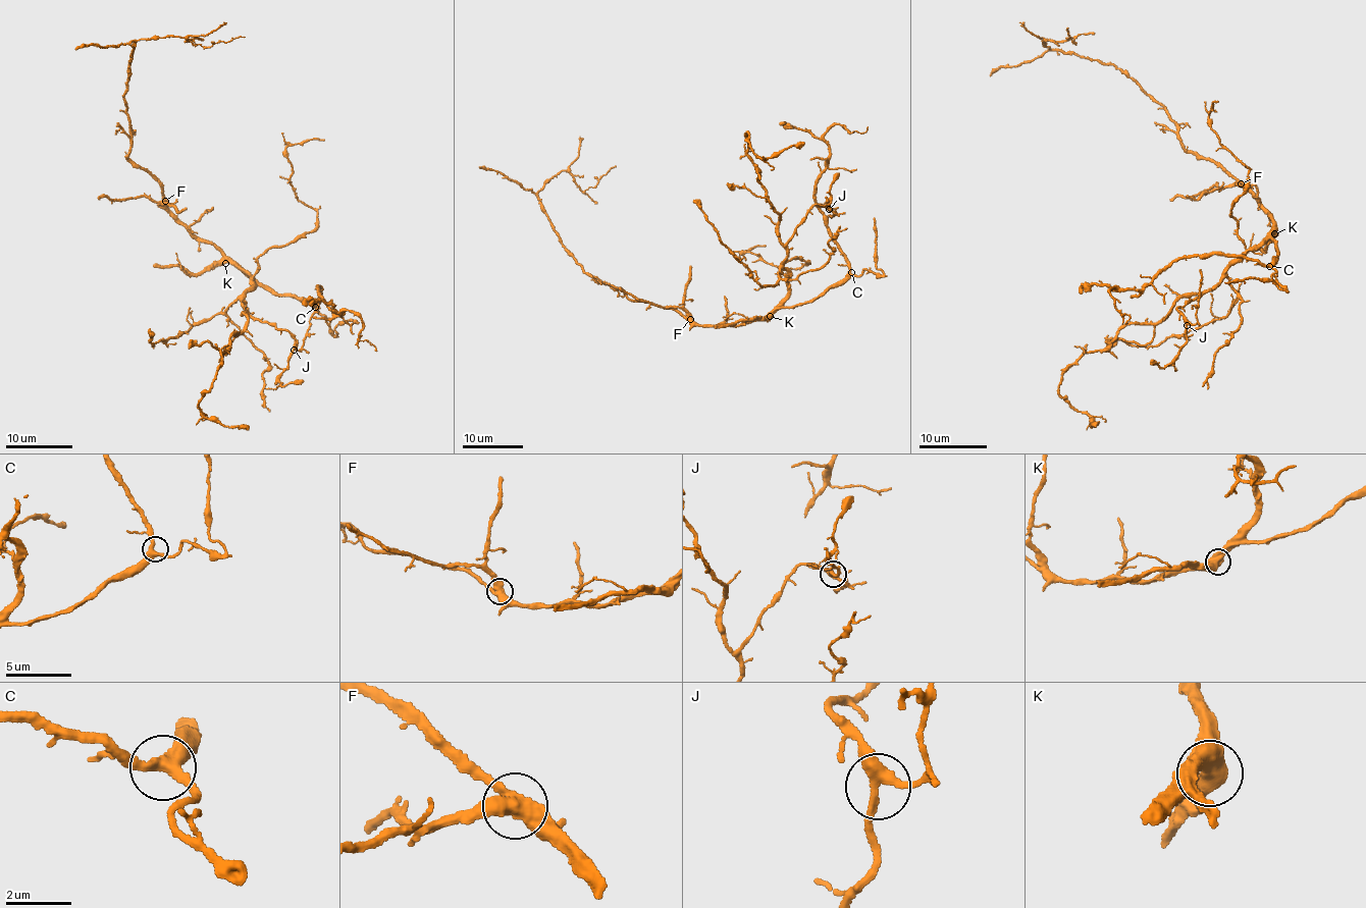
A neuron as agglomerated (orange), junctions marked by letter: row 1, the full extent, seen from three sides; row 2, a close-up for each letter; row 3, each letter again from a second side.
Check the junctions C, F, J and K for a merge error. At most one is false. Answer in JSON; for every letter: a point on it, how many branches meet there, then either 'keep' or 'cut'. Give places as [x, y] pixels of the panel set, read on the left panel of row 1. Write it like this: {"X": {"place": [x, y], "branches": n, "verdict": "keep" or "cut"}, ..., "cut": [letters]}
{"C": {"place": [315, 307], "branches": 3, "verdict": "keep"}, "F": {"place": [165, 201], "branches": 3, "verdict": "keep"}, "J": {"place": [294, 350], "branches": 3, "verdict": "keep"}, "K": {"place": [225, 263], "branches": 3, "verdict": "keep"}, "cut": []}

